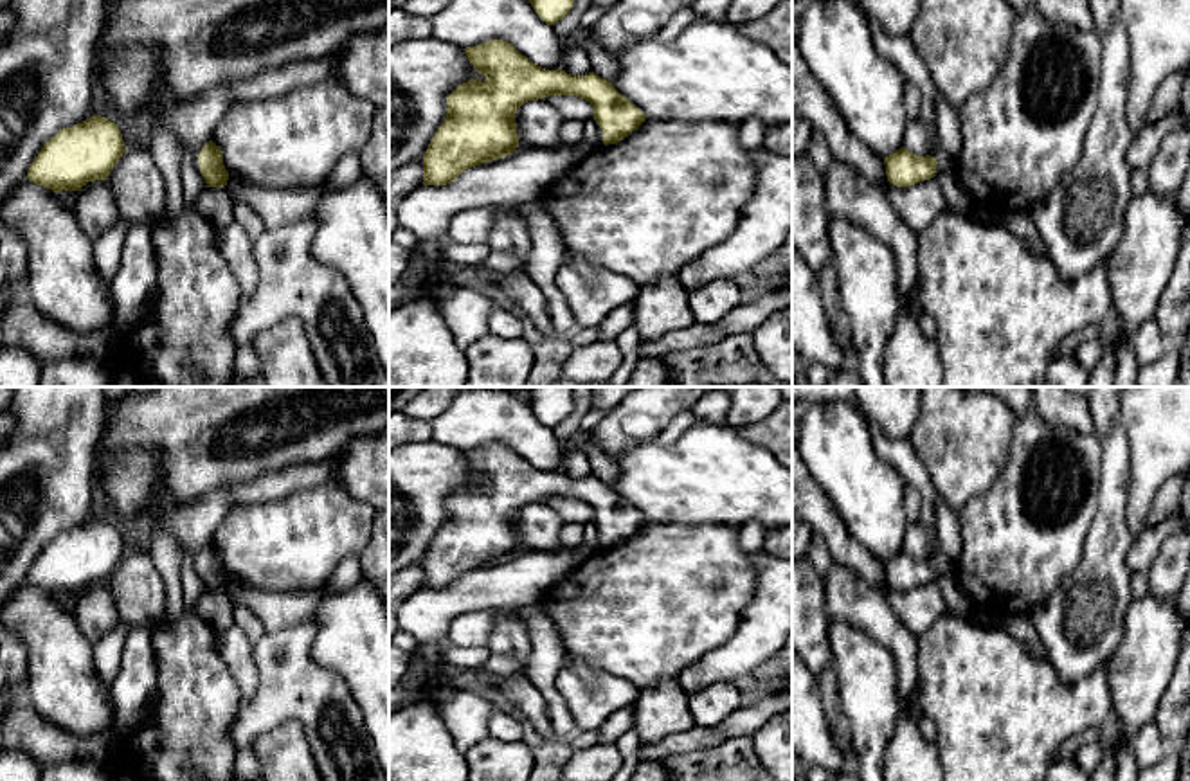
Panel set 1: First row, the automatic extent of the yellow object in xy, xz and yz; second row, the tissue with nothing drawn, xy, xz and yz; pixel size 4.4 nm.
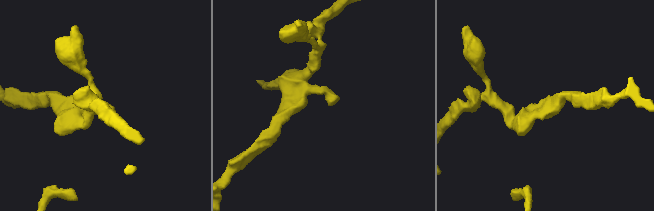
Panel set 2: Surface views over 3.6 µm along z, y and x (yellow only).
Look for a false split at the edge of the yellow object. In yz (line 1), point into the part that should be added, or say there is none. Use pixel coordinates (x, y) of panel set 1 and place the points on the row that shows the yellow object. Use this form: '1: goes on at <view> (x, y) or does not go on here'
1: does not go on here

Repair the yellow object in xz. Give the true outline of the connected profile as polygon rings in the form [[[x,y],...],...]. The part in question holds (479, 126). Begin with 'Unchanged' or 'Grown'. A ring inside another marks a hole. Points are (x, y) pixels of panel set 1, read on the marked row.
Unchanged. [[[491,40],[463,49],[486,79],[468,79],[446,97],[445,122],[423,155],[423,185],[446,185],[463,171],[502,158],[518,148],[517,110],[547,95],[574,95],[594,106],[603,144],[618,144],[646,115],[594,72],[545,70],[511,43]]]

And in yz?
Unchanged. [[[906,148],[884,158],[888,182],[897,187],[909,187],[931,180],[936,173],[936,158],[931,155],[916,157]]]

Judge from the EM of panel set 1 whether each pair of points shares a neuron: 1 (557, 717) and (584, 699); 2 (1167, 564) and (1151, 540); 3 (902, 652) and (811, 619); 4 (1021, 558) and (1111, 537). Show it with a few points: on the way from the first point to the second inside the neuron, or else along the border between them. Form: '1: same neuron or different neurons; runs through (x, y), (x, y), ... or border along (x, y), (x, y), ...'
1: different neurons; border along (560, 666), (557, 690), (566, 702), (575, 729)
2: different neurons; border along (1171, 533), (1147, 571)
3: different neurons; border along (820, 578), (821, 609), (829, 619)
4: different neurons; border along (1099, 504), (1086, 535), (1082, 558), (1063, 582)

